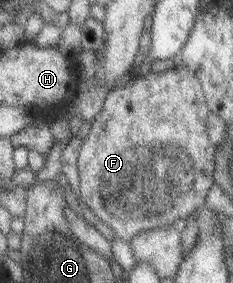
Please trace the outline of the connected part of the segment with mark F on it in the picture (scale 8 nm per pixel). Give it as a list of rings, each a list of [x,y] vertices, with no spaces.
[[[176,64],[174,68],[164,70],[158,74],[147,73],[140,77],[130,78],[122,85],[111,89],[107,93],[106,99],[104,99],[101,110],[93,117],[87,134],[82,136],[75,161],[80,188],[78,195],[80,195],[80,199],[86,205],[87,210],[92,211],[104,225],[110,227],[118,239],[127,242],[133,235],[142,233],[142,230],[158,229],[158,226],[171,225],[171,222],[178,221],[178,218],[190,217],[192,211],[204,205],[206,193],[208,193],[208,189],[212,187],[213,183],[212,171],[214,171],[214,150],[216,146],[210,144],[206,134],[206,119],[209,116],[209,109],[206,107],[199,81],[194,73],[180,64]]]

